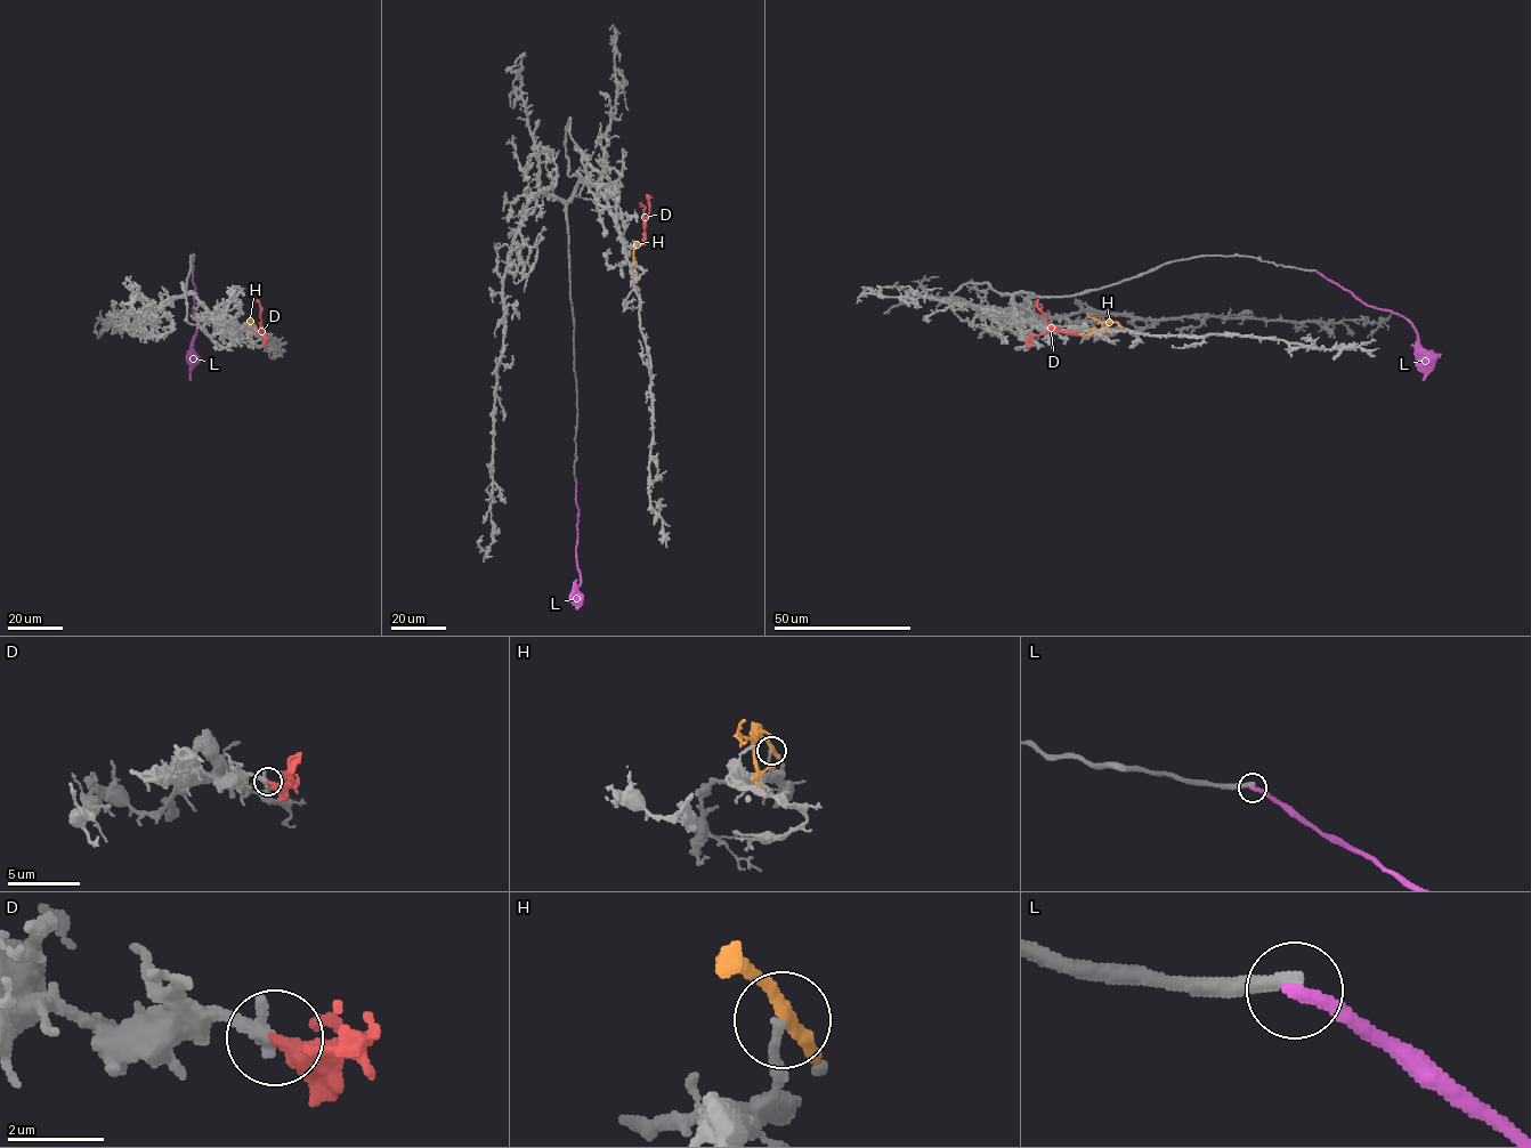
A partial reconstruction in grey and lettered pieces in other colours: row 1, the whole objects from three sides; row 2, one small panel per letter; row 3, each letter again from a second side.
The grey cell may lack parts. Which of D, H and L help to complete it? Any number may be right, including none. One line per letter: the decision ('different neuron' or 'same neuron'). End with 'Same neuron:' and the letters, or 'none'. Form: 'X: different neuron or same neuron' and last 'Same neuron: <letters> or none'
D: same neuron
H: different neuron
L: different neuron
Same neuron: D

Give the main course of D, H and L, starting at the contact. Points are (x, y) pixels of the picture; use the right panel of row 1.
D: (1076, 332), (1051, 329), (1034, 334), (1030, 347)
H: (1118, 325), (1110, 322), (1088, 333), (1074, 333)
L: (1314, 271), (1368, 305), (1391, 310), (1411, 323), (1418, 342), (1423, 380)

